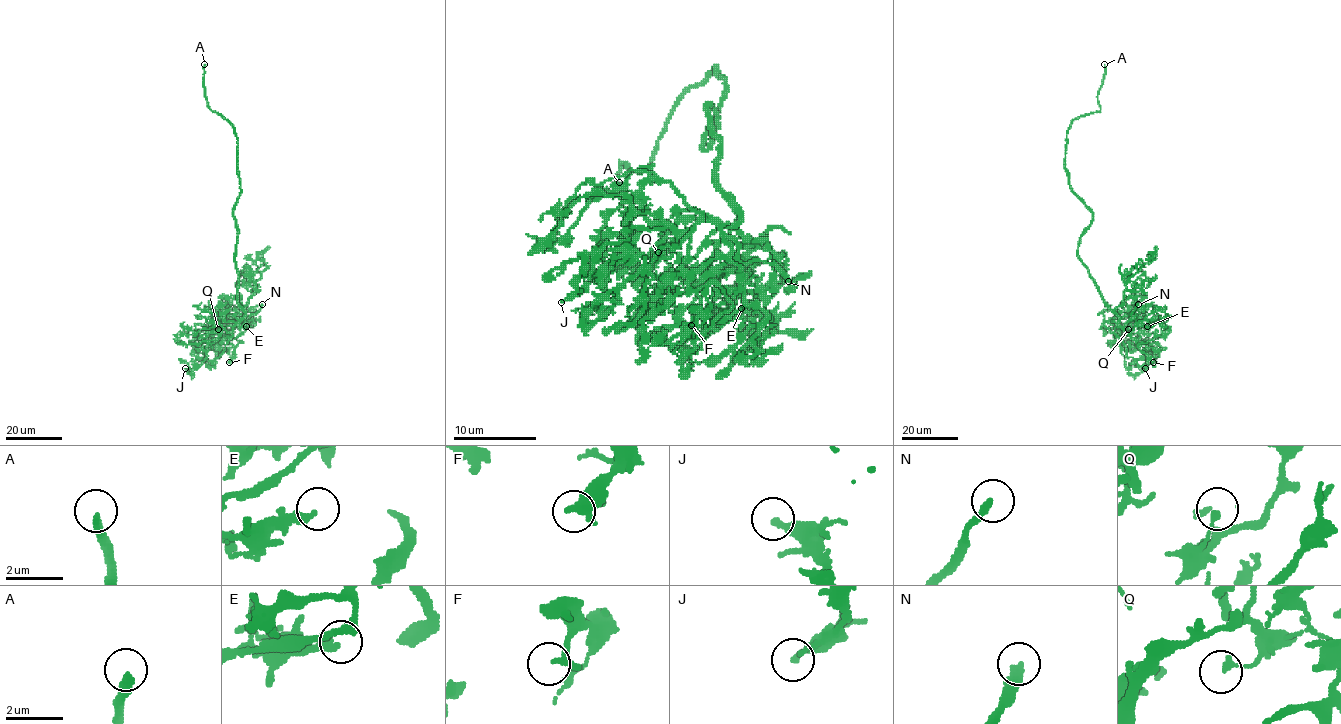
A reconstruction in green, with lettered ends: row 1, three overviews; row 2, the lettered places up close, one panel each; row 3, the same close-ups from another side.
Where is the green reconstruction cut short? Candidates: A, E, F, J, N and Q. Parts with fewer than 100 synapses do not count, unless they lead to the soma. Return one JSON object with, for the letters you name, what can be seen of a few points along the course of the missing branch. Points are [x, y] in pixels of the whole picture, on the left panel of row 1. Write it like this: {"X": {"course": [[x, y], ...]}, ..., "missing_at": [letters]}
{"N": {"course": [[262, 304], [261, 298], [268, 290], [270, 277], [250, 267]]}, "missing_at": ["A", "N"]}

